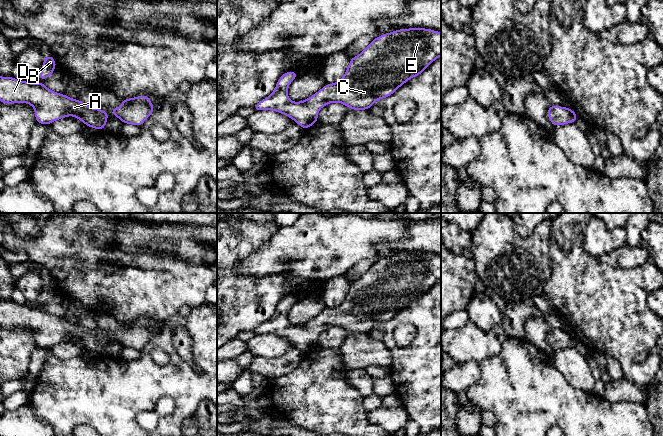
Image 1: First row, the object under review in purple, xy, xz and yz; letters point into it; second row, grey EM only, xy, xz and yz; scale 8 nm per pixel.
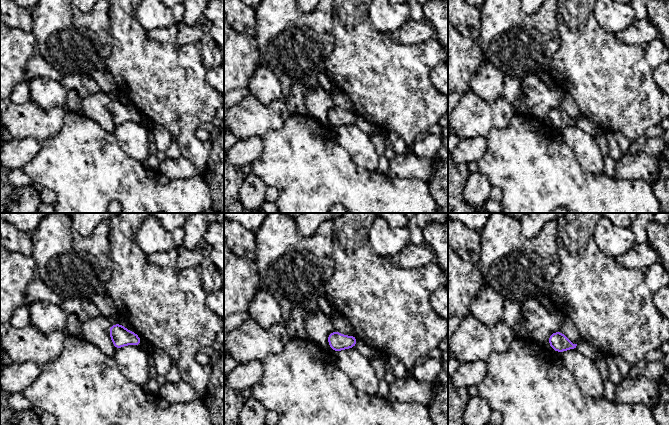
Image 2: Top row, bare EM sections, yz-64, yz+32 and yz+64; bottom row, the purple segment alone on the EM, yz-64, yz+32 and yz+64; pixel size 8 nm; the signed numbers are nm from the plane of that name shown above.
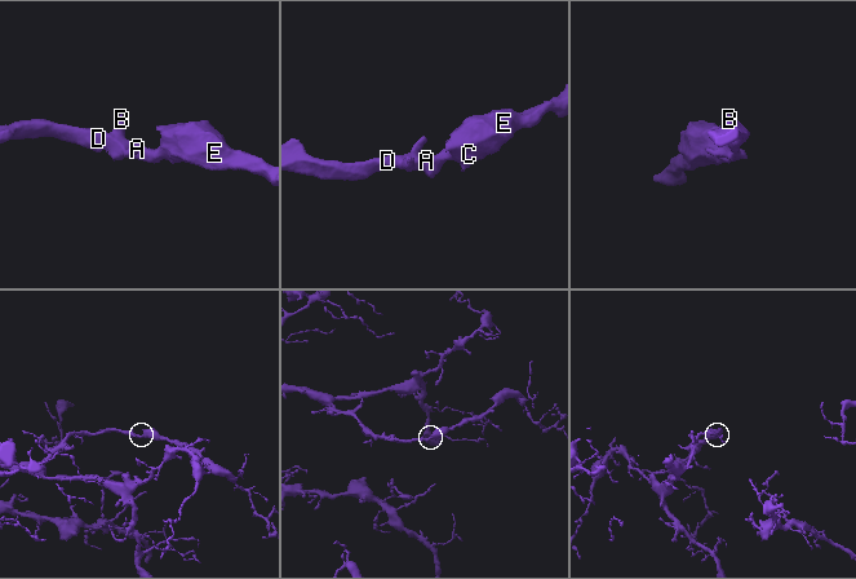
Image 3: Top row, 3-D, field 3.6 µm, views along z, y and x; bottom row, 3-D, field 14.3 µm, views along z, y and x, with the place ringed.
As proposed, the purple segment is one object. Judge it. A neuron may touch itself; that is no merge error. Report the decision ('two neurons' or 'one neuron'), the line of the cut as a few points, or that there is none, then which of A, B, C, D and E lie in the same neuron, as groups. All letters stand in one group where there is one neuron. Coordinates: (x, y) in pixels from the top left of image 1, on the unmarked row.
one neuron | no cut | A B C D E

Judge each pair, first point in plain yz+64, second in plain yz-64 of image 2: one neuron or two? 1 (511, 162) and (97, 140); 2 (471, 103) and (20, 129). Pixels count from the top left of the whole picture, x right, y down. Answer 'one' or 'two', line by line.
1: one
2: one

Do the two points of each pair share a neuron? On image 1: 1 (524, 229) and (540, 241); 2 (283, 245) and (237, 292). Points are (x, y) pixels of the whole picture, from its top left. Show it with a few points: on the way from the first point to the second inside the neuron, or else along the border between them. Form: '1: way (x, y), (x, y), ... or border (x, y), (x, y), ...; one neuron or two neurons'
1: border (540, 223), (528, 236), (520, 236), (512, 228); two neurons
2: border (236, 265), (242, 275), (266, 277), (276, 273); two neurons

